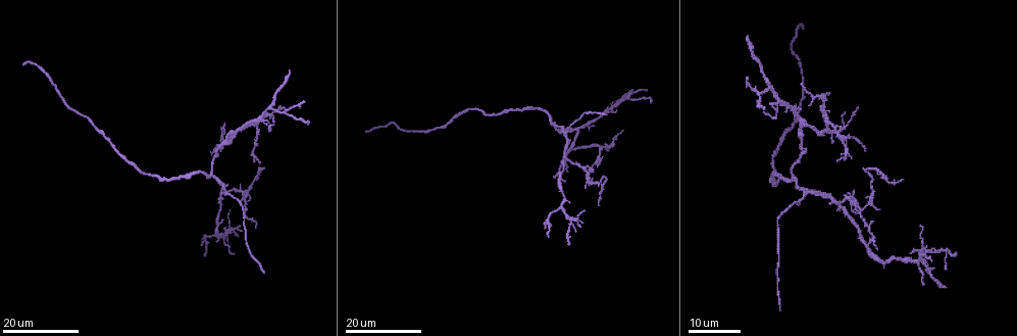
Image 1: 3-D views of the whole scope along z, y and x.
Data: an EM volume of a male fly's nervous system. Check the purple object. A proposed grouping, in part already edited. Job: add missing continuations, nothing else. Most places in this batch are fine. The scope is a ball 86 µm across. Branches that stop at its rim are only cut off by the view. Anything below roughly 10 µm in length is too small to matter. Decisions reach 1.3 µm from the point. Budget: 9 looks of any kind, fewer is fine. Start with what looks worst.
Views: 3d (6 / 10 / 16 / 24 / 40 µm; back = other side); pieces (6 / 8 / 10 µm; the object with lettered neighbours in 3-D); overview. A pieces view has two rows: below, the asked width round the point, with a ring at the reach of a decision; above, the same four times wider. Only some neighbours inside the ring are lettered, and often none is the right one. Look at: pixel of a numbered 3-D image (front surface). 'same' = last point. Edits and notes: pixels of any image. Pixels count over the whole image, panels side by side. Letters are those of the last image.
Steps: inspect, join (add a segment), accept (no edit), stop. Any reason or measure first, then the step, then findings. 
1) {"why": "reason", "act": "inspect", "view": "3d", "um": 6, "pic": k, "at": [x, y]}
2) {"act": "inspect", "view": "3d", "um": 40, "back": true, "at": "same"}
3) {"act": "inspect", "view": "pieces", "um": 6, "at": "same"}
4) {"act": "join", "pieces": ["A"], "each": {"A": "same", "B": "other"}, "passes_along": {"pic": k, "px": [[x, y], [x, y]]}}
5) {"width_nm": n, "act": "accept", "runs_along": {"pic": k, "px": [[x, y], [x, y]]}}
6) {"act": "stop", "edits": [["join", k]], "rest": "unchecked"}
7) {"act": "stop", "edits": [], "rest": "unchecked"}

{"why": "thin end", "act": "inspect", "view": "3d", "um": 16, "pic": 1, "at": [554, 176]}

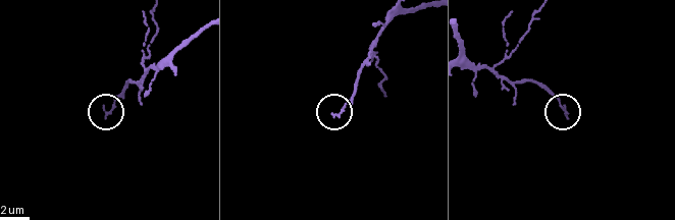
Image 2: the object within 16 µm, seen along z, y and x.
{"act": "inspect", "view": "3d", "um": 10, "pic": 2, "at": [103, 106]}

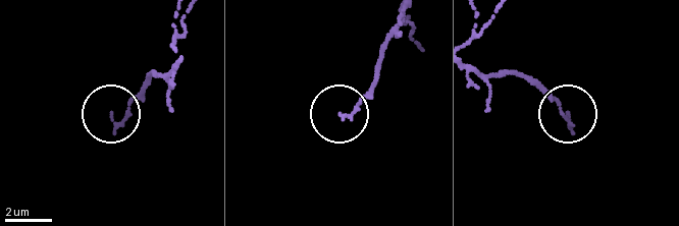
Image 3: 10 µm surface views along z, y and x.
{"act": "inspect", "view": "pieces", "um": 8, "pic": 3, "at": [569, 116]}

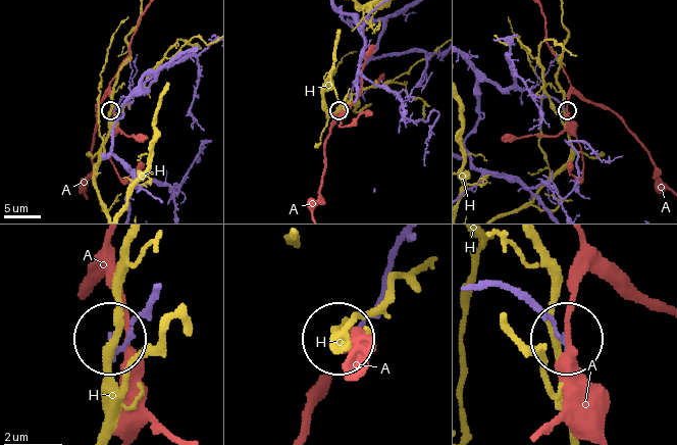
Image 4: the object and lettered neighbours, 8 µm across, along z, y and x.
{"act": "accept", "each": {"A": "other", "H": "other"}, "found": "none of them fits"}

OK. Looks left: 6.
{"why": "branch stops here", "act": "inspect", "view": "3d", "um": 24, "pic": 1, "at": [585, 211]}

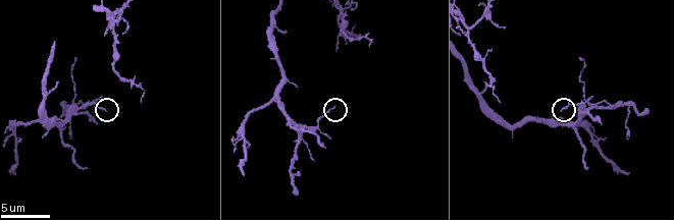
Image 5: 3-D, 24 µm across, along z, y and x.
{"why": "what lies round it", "act": "inspect", "view": "pieces", "um": 10, "pic": 5, "at": [560, 111]}

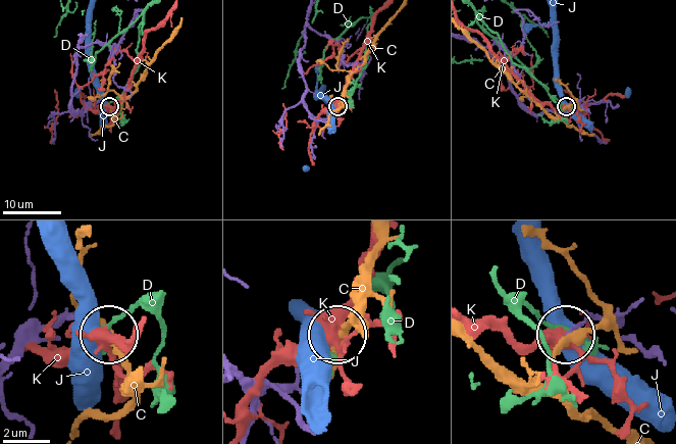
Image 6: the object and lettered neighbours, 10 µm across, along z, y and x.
{"act": "accept", "each": {"C": "other", "D": "other", "J": "other", "K": "other"}, "found": "no lettered segment goes on from it"}

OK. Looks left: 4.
{"act": "inspect", "view": "3d", "um": 24, "pic": 1, "at": [544, 225]}

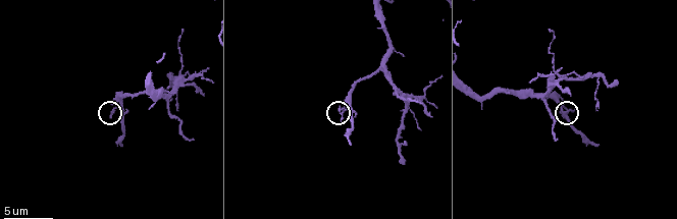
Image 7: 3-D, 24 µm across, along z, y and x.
{"act": "inspect", "view": "pieces", "um": 6, "pic": 7, "at": [112, 117]}

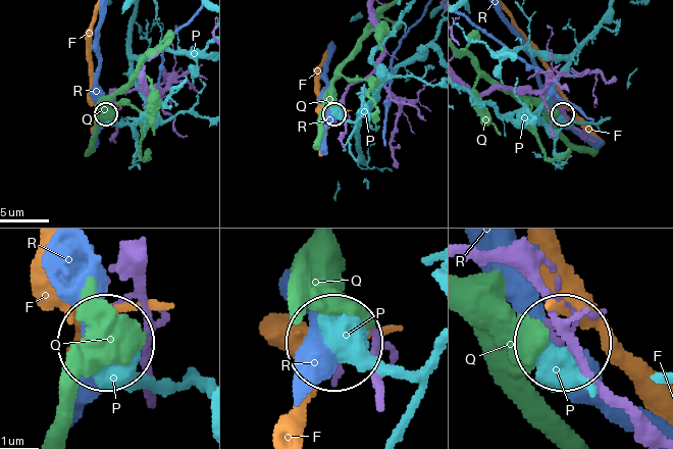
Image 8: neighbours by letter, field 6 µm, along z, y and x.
{"width_nm": 130, "act": "accept", "each": {"F": "other", "P": "other", "Q": "other", "R": "other"}, "found": "no lettered segment goes on from it"}

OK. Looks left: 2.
{"act": "inspect", "view": "pieces", "um": 6, "pic": 7, "at": [164, 54]}

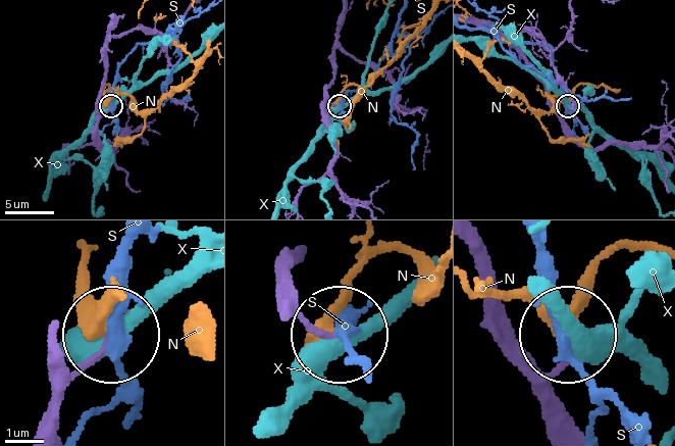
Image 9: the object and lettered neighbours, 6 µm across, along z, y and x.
{"act": "accept", "each": {"N": "other", "S": "other", "X": "other"}, "runs_along": {"pic": 9, "px": [[111, 17], [97, 109], [102, 114], [111, 107]]}, "found": "none of them fits"}

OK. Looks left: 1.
{"act": "stop", "edits": [], "rest": "unchecked"}

